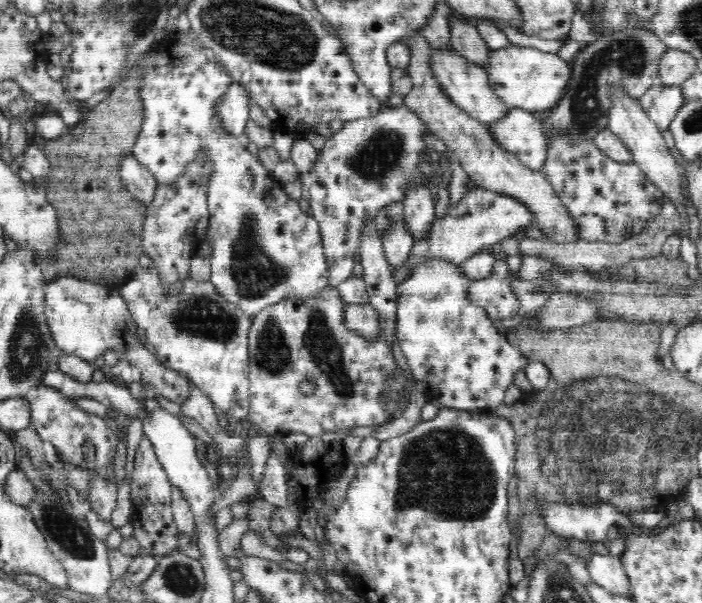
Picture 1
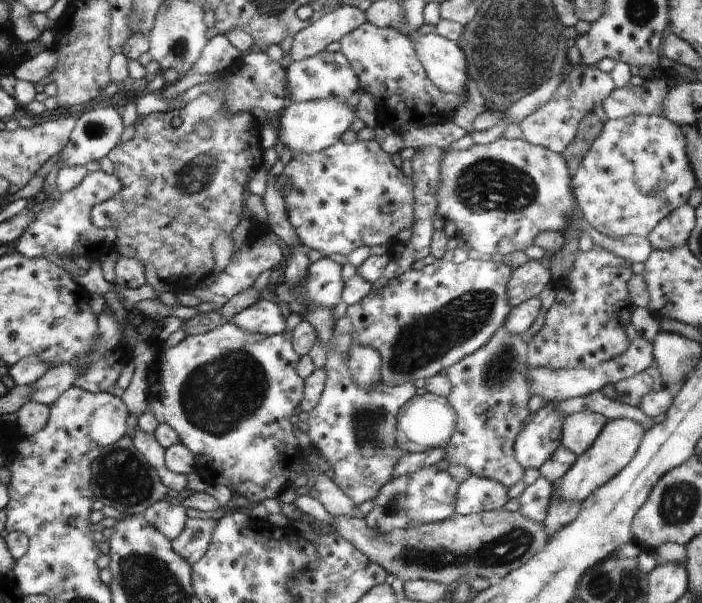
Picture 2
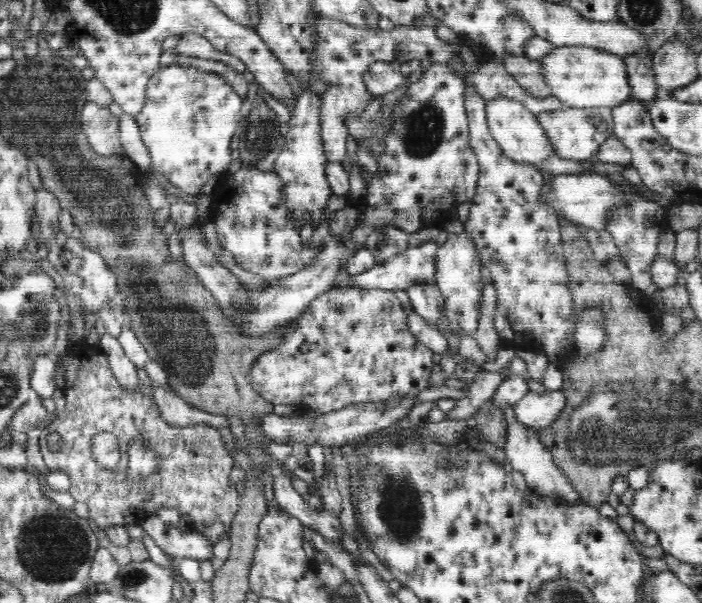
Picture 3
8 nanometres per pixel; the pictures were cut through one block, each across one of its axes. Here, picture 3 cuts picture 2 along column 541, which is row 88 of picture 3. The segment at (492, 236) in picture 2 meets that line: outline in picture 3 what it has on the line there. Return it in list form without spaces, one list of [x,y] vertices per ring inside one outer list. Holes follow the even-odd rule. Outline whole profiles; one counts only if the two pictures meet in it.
[[[170,64],[160,68],[148,82],[146,100],[143,109],[137,116],[141,130],[141,138],[151,155],[151,163],[155,170],[164,175],[172,185],[180,190],[198,196],[200,188],[212,175],[221,175],[227,171],[236,157],[230,148],[232,137],[240,122],[242,97],[232,86],[218,74],[206,73],[190,66]]]

